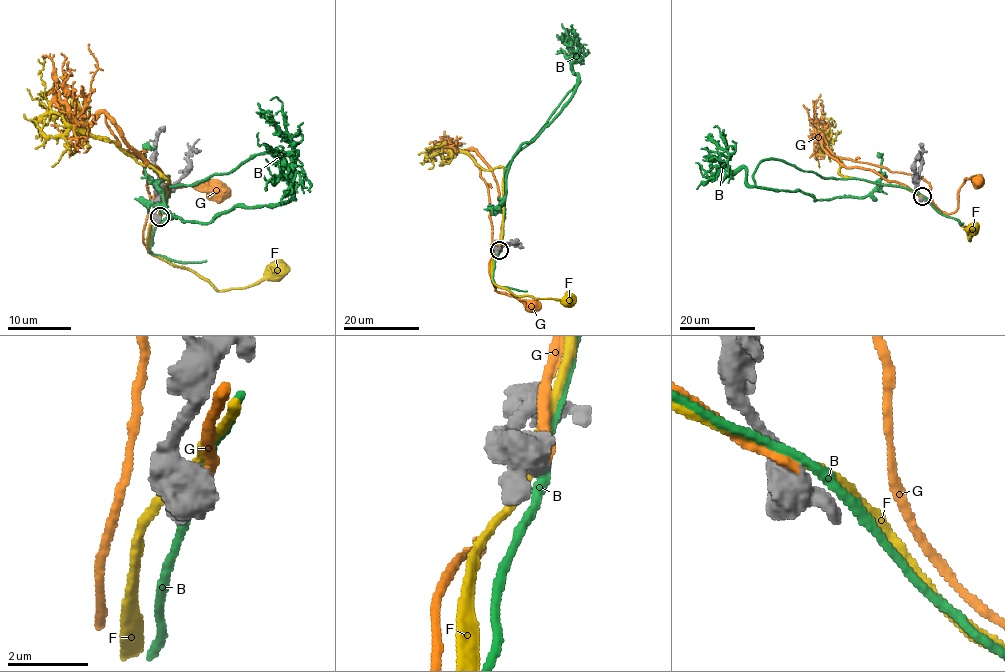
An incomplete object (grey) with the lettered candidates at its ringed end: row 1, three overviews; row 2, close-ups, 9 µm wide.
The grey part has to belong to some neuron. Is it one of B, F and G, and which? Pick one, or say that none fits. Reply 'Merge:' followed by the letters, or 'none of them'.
Merge: G

